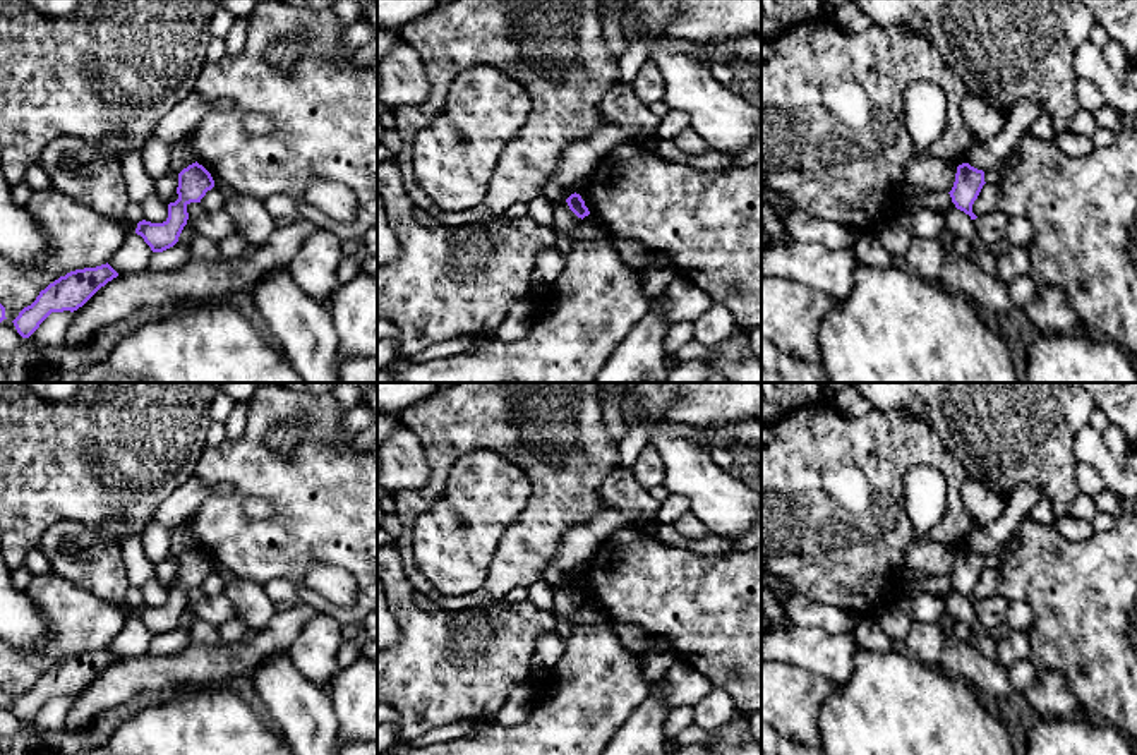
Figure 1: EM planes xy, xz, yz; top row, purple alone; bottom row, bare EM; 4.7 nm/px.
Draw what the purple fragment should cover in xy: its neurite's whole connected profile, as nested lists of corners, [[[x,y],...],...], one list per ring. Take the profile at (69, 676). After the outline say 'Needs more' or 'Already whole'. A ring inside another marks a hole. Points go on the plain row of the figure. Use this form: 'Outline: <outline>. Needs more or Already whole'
Outline: [[[108,647],[60,661],[41,674],[36,685],[12,705],[17,717],[29,722],[51,697],[77,695],[117,661],[118,657]]]. Already whole

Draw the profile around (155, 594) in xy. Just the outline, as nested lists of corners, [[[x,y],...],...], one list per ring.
[[[156,577],[141,585],[144,604],[151,607],[163,607],[168,602],[168,589]]]

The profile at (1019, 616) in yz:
[[[1010,601],[1005,623],[1010,630],[1027,633],[1032,619],[1032,611],[1024,601]]]

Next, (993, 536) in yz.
[[[1020,484],[1008,498],[1005,511],[984,527],[976,528],[969,535],[966,547],[983,556],[1003,549],[1039,499],[1038,486]]]

